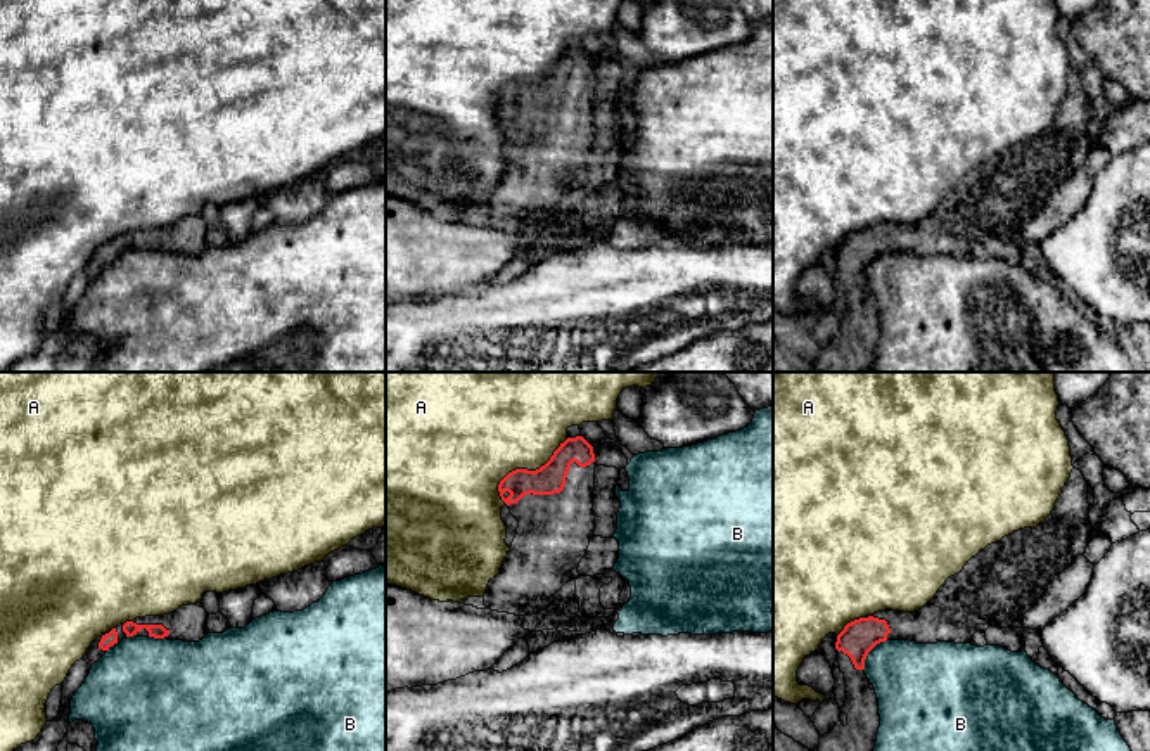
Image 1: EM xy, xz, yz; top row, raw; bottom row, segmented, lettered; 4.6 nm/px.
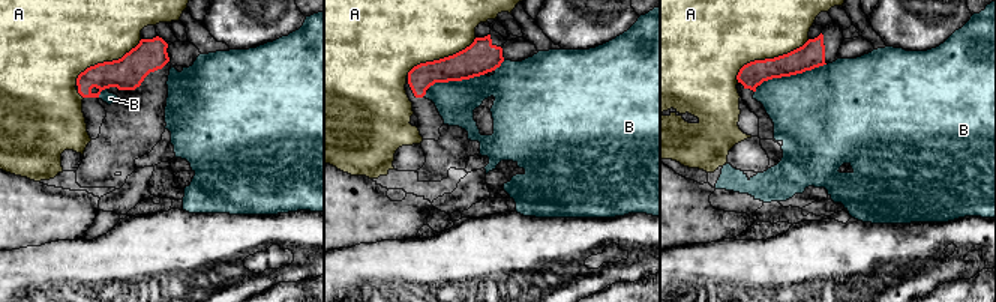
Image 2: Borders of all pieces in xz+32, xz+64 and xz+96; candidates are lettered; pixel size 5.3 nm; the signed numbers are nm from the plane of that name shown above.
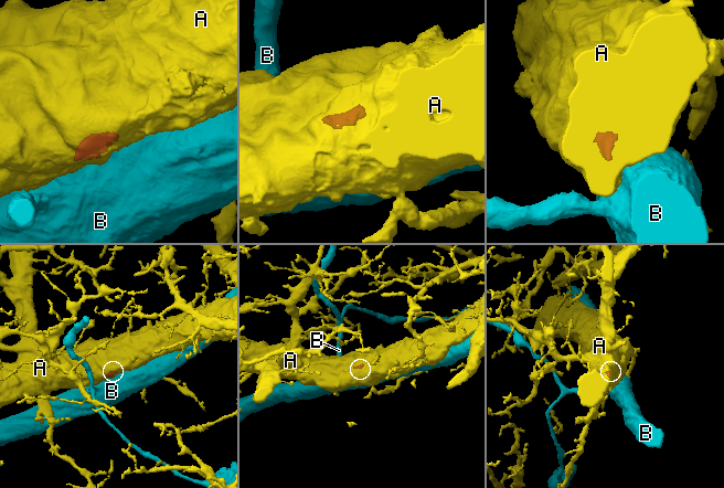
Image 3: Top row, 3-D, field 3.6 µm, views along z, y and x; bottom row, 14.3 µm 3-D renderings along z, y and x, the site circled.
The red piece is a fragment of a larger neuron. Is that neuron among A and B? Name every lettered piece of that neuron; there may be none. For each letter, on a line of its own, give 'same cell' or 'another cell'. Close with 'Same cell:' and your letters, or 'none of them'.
A: another cell
B: another cell
Same cell: none of them

